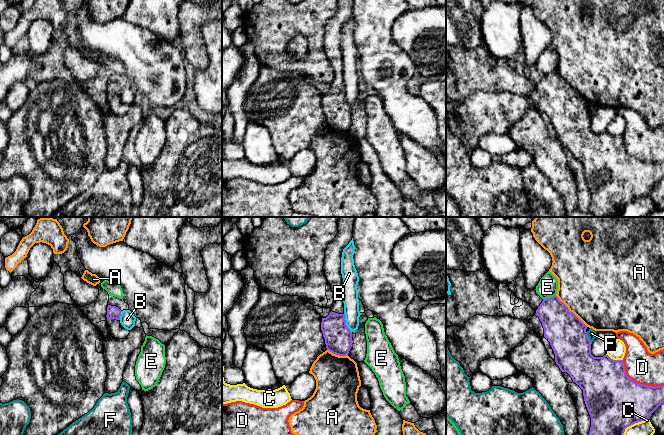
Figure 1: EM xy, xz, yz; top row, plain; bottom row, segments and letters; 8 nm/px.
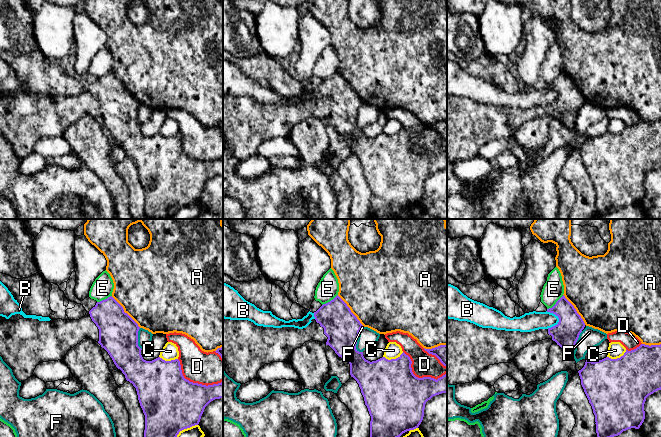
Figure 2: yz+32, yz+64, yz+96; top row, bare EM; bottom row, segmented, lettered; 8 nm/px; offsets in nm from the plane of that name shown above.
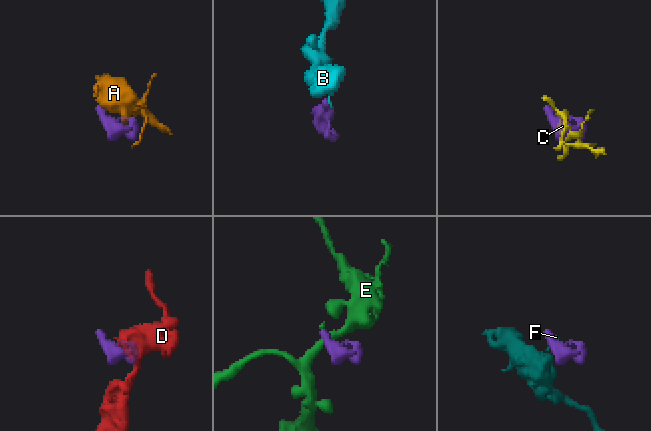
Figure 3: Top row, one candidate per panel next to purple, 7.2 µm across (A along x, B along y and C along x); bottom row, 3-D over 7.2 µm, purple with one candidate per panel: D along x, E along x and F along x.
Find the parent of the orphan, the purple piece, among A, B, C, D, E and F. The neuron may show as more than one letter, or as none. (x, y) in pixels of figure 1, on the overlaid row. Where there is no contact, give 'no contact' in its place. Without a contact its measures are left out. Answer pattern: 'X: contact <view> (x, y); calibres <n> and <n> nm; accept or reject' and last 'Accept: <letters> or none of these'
A: contact yz (571, 312); calibres 300 and 480 nm; reject
B: contact xz (345, 323); calibres 220 and 130 nm; reject
C: contact yz (634, 423); calibres 440 and 120 nm; reject
D: contact yz (638, 383); calibres 440 and 260 nm; reject
E: contact yz (550, 297); calibres 280 and 160 nm; reject
F: contact yz (588, 337); calibres 300 and 70 nm; reject
Accept: none of these

